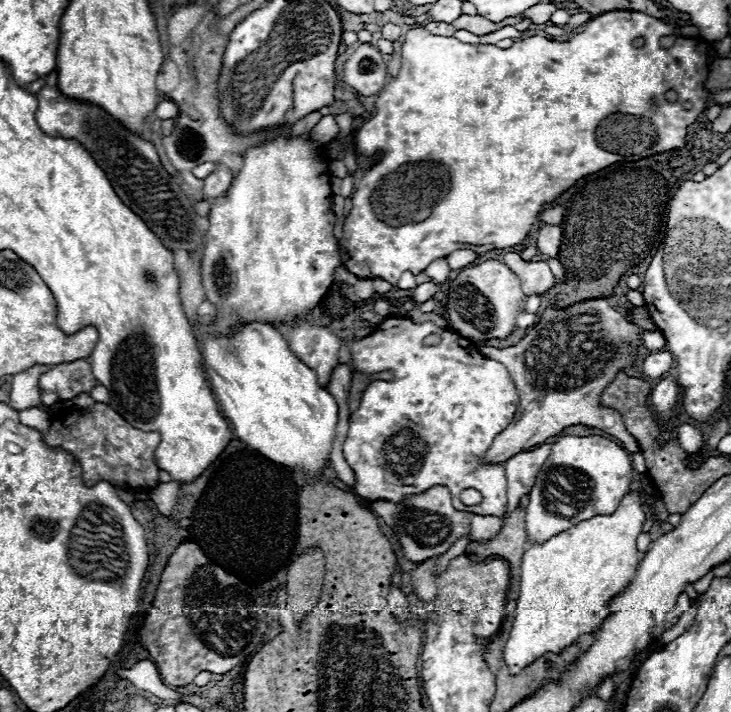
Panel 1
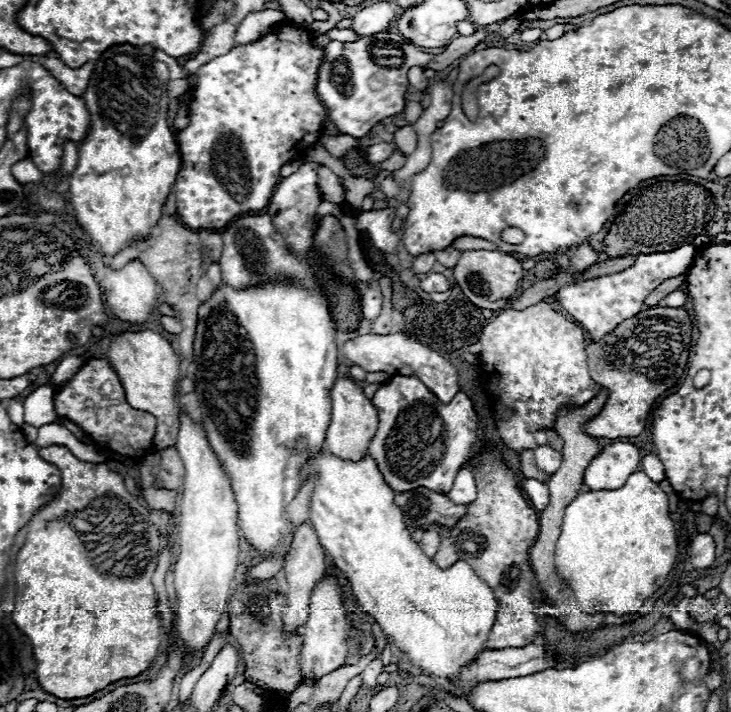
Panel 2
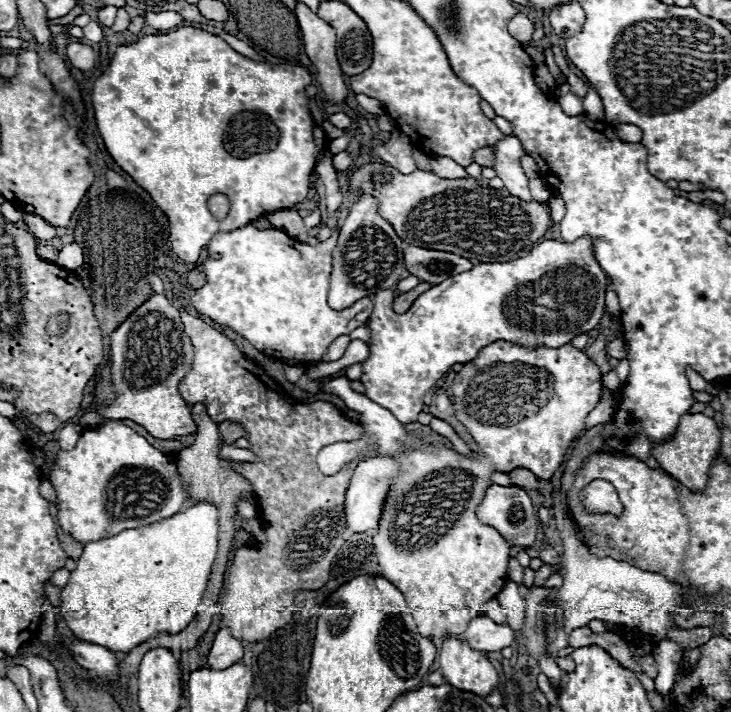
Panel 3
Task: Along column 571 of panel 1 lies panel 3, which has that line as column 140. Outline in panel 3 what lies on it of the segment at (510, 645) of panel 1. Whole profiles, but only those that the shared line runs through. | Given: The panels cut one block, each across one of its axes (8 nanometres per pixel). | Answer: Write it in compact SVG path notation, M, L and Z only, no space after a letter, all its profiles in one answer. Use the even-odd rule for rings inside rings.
M196 502L194 506L176 512L174 516L158 524L124 530L116 536L88 542L82 556L78 558L76 570L70 572L70 580L62 588L62 618L78 640L100 644L112 652L124 654L162 632L178 634L194 620L198 612L200 600L208 584L208 574L212 570L212 562L216 558L216 546L216 506L206 502Z

